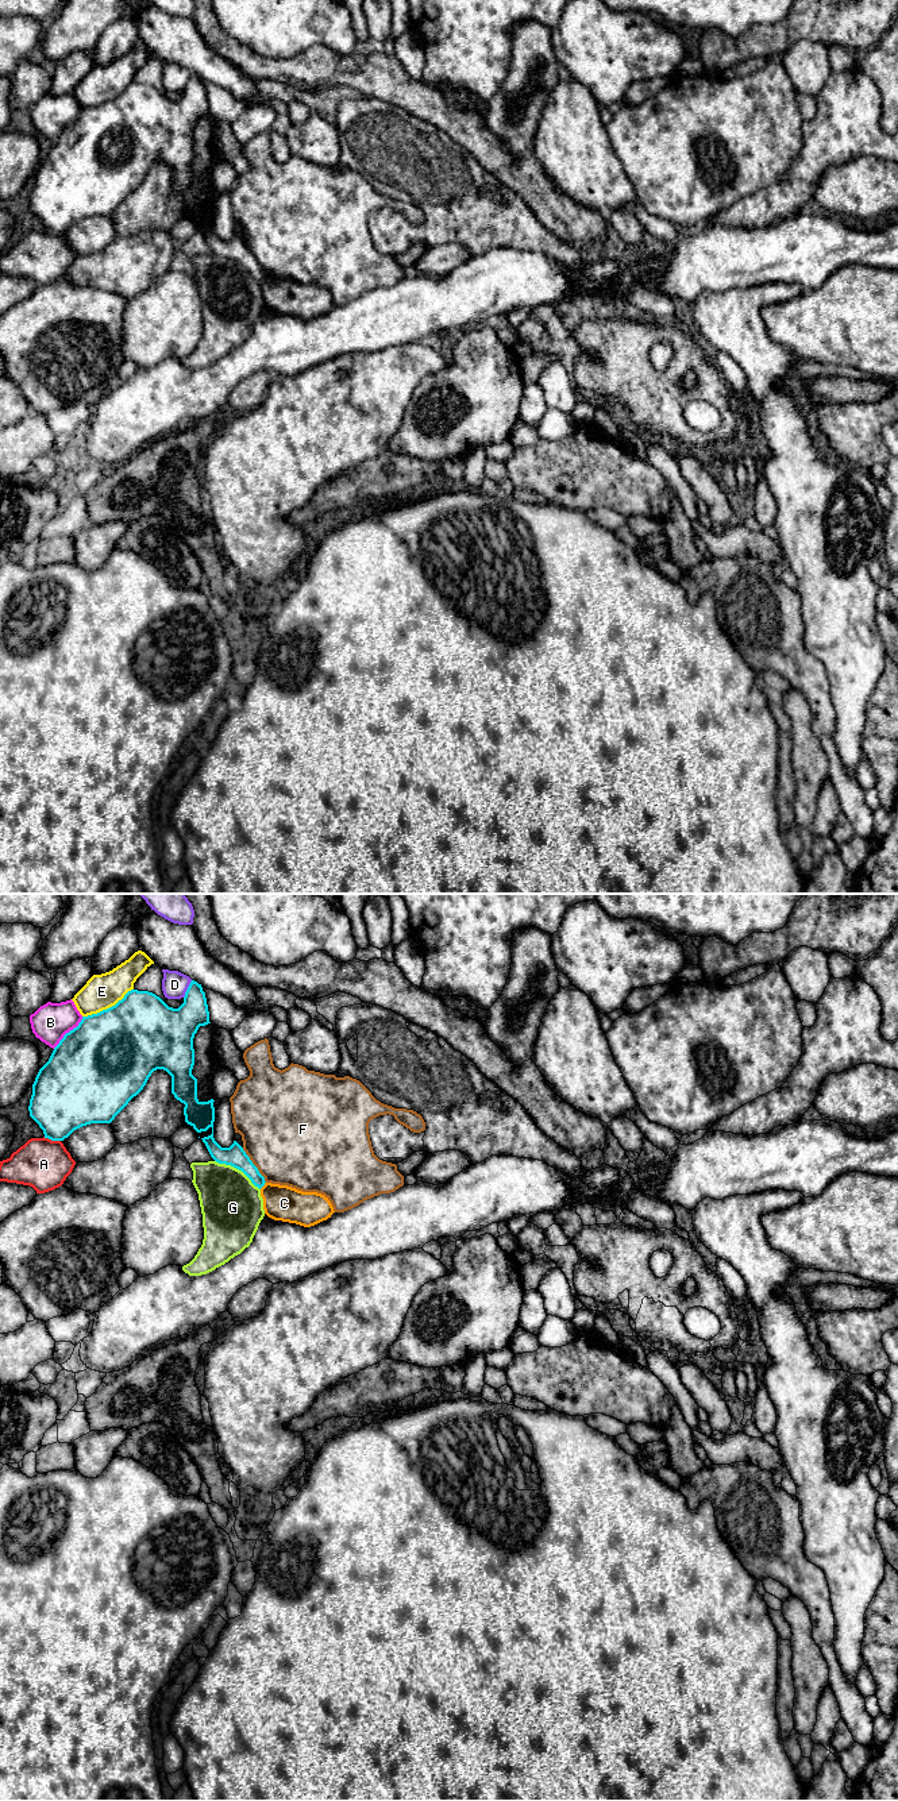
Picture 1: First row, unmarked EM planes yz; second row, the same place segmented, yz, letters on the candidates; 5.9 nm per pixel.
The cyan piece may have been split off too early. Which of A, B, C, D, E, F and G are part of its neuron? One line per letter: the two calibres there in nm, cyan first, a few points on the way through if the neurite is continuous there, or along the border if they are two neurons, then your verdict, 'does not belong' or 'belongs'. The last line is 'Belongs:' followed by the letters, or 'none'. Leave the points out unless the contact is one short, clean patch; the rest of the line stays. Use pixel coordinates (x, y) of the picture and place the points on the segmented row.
A: 380/300 nm | does not belong
B: 500/220 nm | does not belong
C: 120/220 nm | along yz (265, 1181), (259, 1188) | does not belong
D: 240/160 nm | along yz (192, 980), (182, 997) | does not belong
E: 500/200 nm | does not belong
F: 120/500 nm | does not belong
G: 120/360 nm | does not belong
Belongs: none

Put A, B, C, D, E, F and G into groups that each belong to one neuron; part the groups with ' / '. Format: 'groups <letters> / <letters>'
groups A E / B / C / D / F / G

